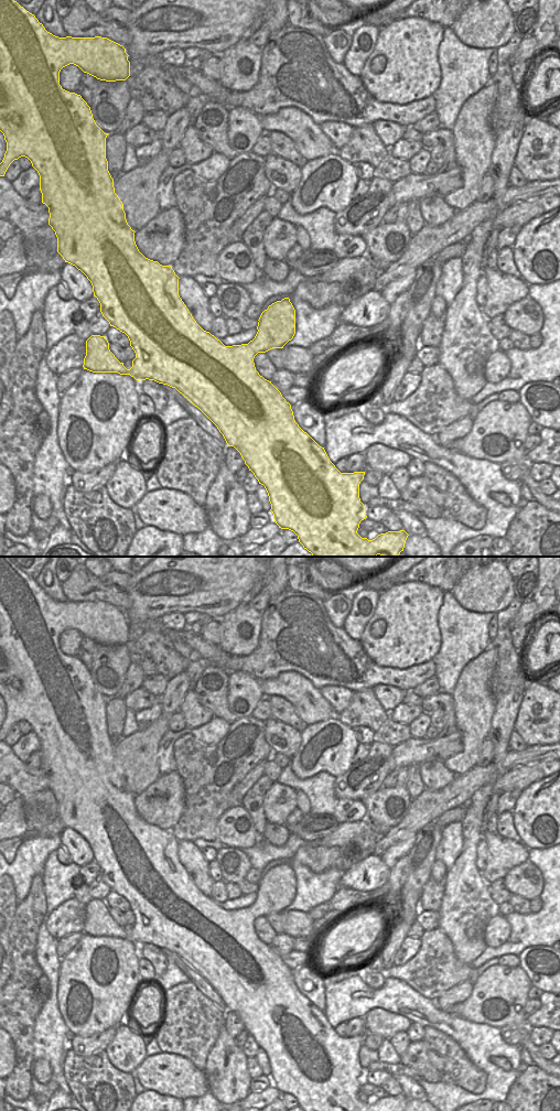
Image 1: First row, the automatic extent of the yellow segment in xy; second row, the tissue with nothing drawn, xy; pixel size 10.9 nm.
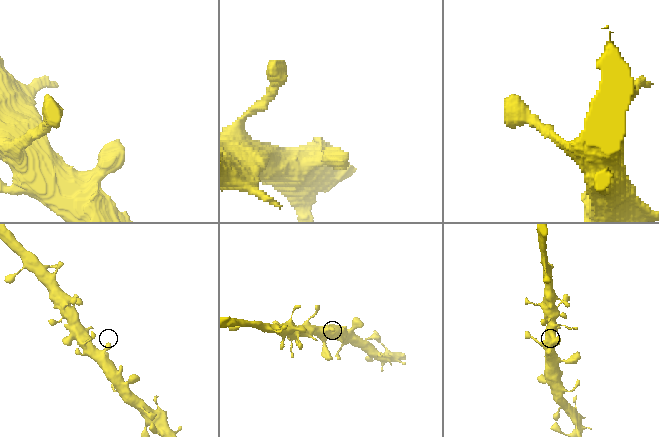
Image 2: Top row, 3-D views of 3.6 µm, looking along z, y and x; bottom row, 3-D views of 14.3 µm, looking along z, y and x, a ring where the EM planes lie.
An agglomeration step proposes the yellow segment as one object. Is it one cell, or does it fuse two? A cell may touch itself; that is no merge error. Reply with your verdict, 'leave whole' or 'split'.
leave whole

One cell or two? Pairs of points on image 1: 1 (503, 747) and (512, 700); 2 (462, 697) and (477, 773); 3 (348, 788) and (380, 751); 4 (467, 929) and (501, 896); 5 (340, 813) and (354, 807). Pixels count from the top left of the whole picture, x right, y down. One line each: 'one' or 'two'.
1: one
2: two
3: one
4: two
5: one

